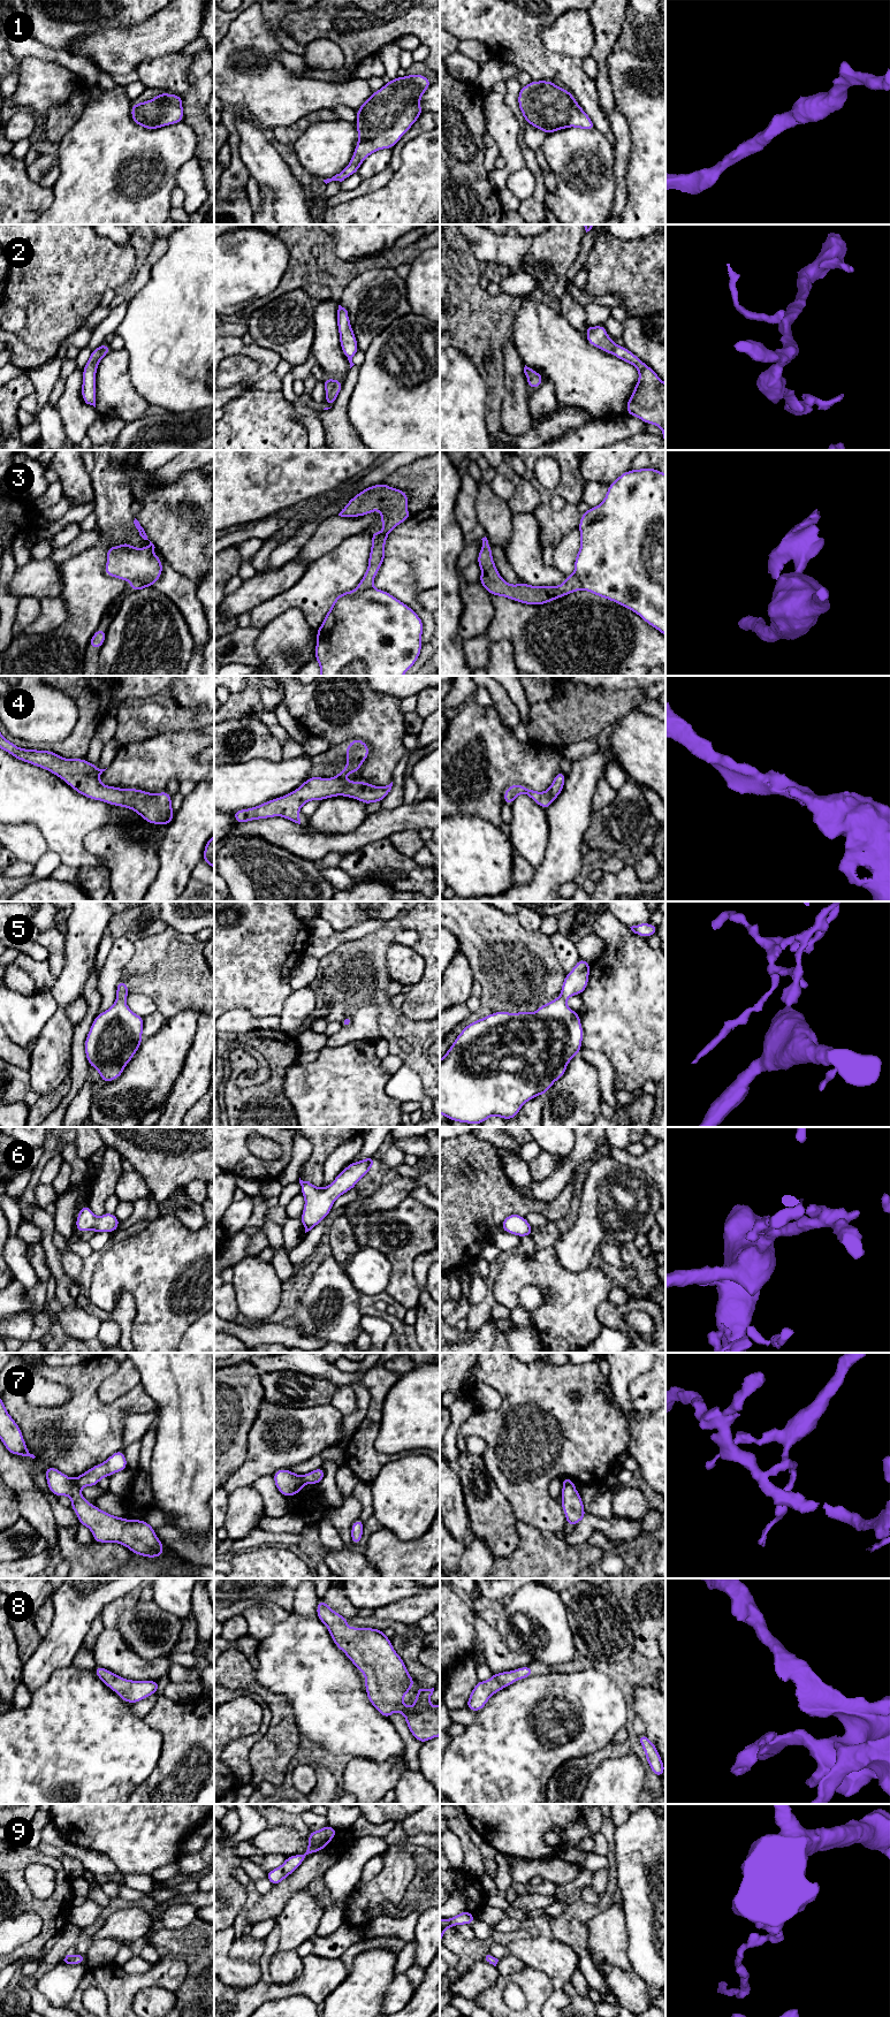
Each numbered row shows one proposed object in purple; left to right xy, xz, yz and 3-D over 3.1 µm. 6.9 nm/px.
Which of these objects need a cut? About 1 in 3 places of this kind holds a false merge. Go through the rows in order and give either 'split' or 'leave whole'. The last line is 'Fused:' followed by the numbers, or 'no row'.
1: leave whole
2: leave whole
3: split
4: leave whole
5: leave whole
6: leave whole
7: leave whole
8: leave whole
9: leave whole
Fused: 3

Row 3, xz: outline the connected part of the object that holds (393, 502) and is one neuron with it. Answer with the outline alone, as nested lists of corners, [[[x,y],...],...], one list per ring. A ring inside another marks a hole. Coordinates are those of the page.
[[[382,482],[363,489],[338,513],[341,517],[362,517],[375,510],[381,511],[380,523],[383,524],[383,532],[374,531],[371,534],[368,568],[357,585],[356,592],[373,587],[373,580],[386,558],[383,550],[388,534],[411,517],[406,509],[408,501],[409,496],[405,492]]]

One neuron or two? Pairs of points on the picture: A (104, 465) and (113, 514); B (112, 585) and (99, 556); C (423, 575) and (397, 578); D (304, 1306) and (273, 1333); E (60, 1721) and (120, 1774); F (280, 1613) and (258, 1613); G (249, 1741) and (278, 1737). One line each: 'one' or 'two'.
A: one
B: one
C: two
D: two
E: one
F: one
G: two

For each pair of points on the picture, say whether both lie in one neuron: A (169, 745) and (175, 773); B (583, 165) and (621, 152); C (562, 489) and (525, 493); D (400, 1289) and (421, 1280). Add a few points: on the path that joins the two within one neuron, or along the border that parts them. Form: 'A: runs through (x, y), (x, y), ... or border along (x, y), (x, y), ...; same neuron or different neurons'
A: runs through (169, 752), (175, 759), (175, 766); same neuron
B: border along (611, 146), (614, 177), (616, 181); different neurons
C: border along (526, 477), (539, 495), (539, 504), (532, 514); different neurons
D: border along (420, 1256), (412, 1264), (419, 1287), (415, 1307); different neurons

